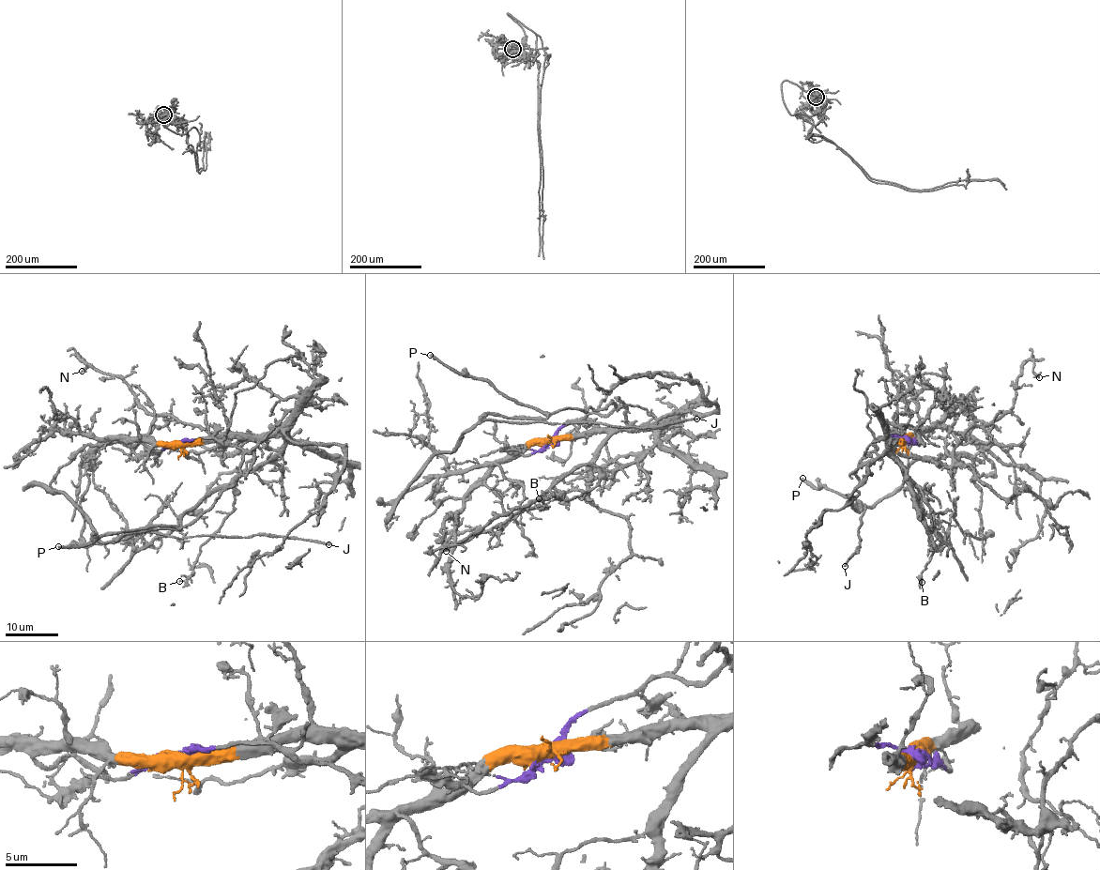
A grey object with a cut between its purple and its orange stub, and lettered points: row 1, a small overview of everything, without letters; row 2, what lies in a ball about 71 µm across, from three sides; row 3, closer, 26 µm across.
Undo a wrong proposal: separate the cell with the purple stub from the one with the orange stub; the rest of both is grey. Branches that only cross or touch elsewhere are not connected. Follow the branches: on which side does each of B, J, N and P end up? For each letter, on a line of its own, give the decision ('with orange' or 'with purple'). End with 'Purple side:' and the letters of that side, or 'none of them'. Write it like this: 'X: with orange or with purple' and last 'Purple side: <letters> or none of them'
B: with orange
J: with purple
N: with orange
P: with purple
Purple side: J, P

